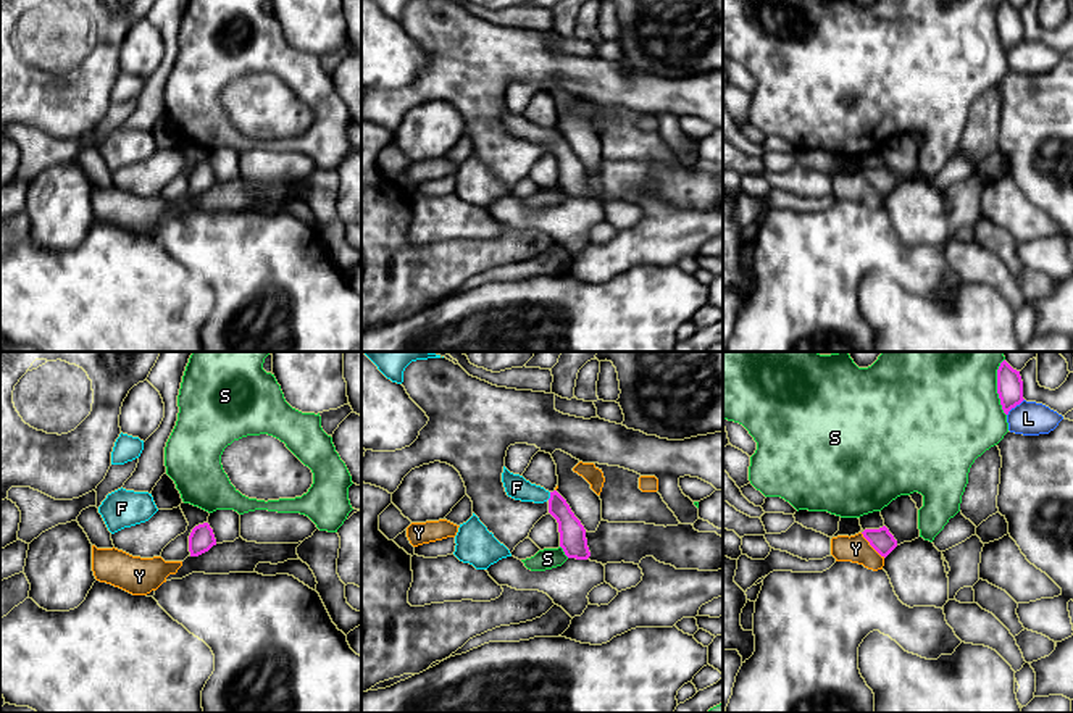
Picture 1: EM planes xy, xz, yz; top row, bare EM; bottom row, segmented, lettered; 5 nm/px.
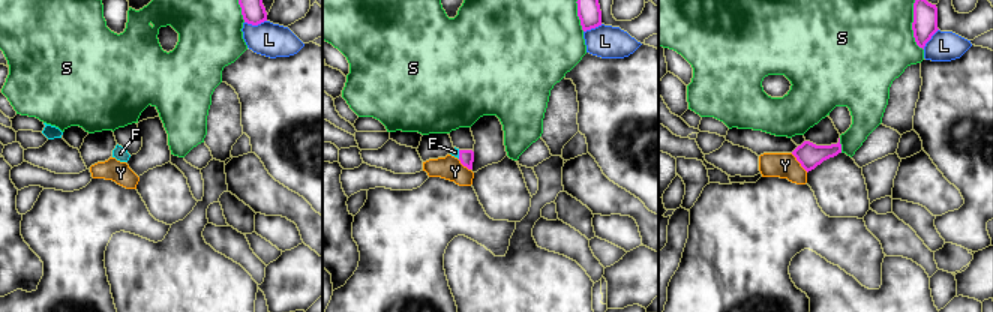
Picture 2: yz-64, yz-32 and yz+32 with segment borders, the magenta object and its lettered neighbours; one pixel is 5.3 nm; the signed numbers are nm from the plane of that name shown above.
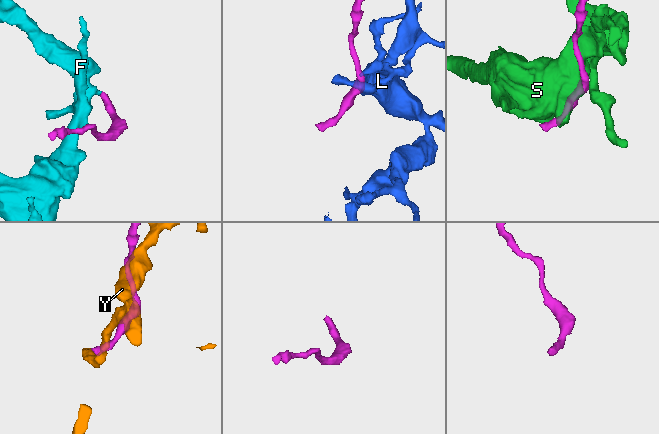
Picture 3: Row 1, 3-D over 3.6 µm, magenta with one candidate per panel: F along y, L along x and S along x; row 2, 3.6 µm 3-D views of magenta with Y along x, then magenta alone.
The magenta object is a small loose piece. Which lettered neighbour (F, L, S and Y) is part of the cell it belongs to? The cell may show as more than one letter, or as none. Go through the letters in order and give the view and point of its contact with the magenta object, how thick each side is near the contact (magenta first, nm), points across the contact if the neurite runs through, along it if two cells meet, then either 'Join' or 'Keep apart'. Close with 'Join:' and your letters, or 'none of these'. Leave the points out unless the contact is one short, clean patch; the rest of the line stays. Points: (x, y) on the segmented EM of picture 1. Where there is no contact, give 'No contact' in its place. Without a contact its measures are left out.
F: Touches magenta at xz (551, 496). Thickness 130 nm (magenta) against 120 nm. Path across: xz (573, 539), (565, 517), (551, 496), (539, 496), (517, 487). Join
L: Touches magenta at yz (1014, 407). Thickness 130 nm (magenta) against 170 nm. Boundary: yz (1023, 399), (1007, 415). Keep apart
S: Touches magenta at yz (997, 387). Thickness 130 nm (magenta) against 500 nm. Keep apart
Y: Touches magenta at yz (872, 546). Thickness 110 nm (magenta) against 140 nm. Keep apart
Join: F

